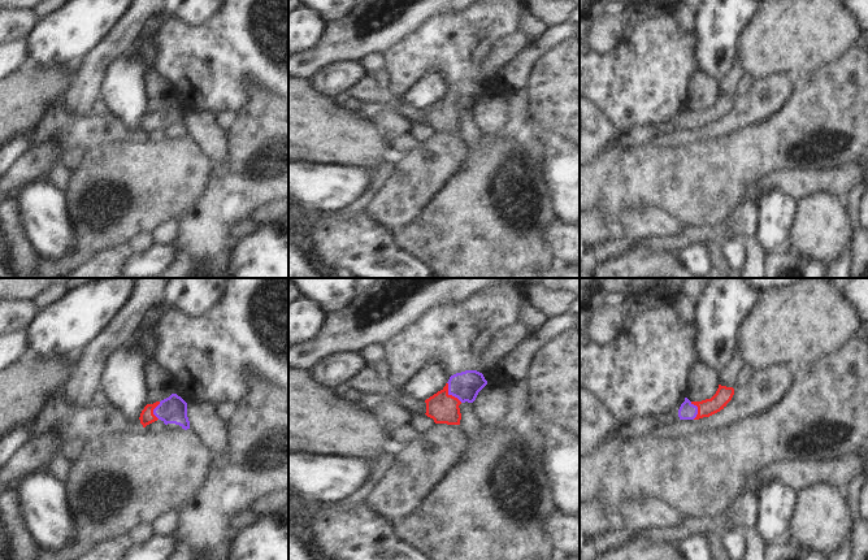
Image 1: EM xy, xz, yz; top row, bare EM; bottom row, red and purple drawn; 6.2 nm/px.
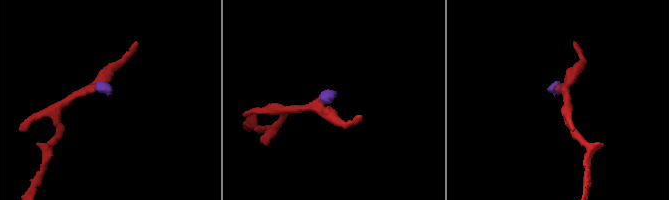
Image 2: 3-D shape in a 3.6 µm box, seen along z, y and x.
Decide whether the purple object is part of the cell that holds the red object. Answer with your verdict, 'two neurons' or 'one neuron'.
one neuron

